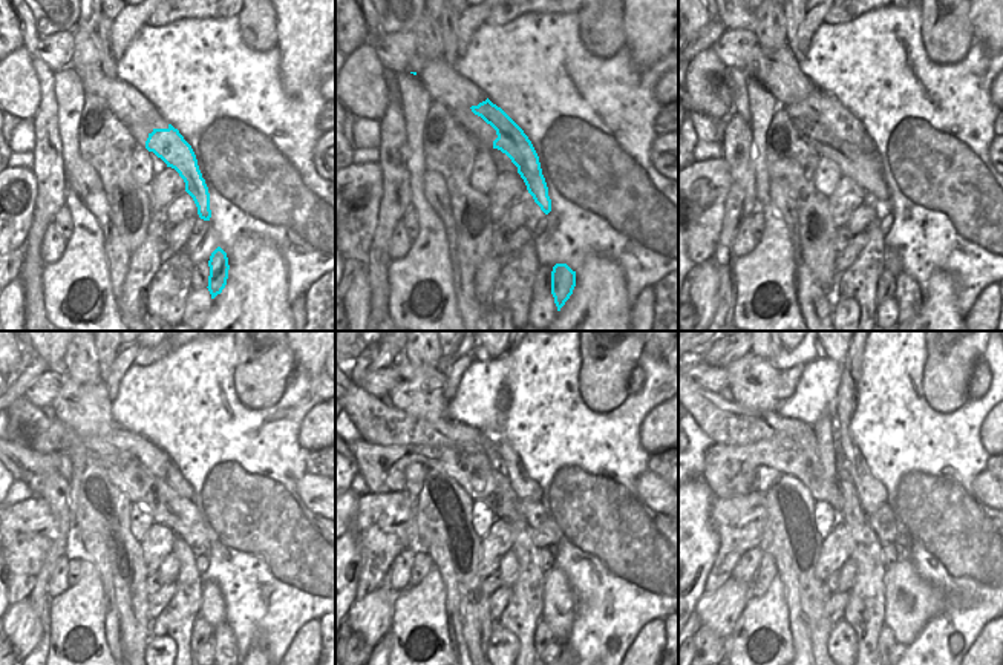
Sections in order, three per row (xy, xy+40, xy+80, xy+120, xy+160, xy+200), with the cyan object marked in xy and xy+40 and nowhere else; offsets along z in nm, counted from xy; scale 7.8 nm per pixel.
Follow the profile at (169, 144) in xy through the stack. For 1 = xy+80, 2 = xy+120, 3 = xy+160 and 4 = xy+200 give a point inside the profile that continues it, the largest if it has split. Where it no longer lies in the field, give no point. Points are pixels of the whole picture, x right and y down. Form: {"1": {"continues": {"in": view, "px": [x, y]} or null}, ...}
{"1": {"continues": {"in": "xy+80", "px": [827, 108]}}, "2": {"continues": {"in": "xy+120", "px": [45, 434]}}, "3": {"continues": {"in": "xy+160", "px": [383, 425]}}, "4": {"continues": {"in": "xy+200", "px": [726, 423]}}}

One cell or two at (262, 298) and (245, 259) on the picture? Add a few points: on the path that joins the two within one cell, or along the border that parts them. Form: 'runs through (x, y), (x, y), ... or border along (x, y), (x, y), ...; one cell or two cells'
runs through (258, 288), (258, 271), (254, 268); one cell

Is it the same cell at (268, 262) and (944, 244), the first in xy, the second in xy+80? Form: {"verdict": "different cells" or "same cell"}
{"verdict": "different cells"}

